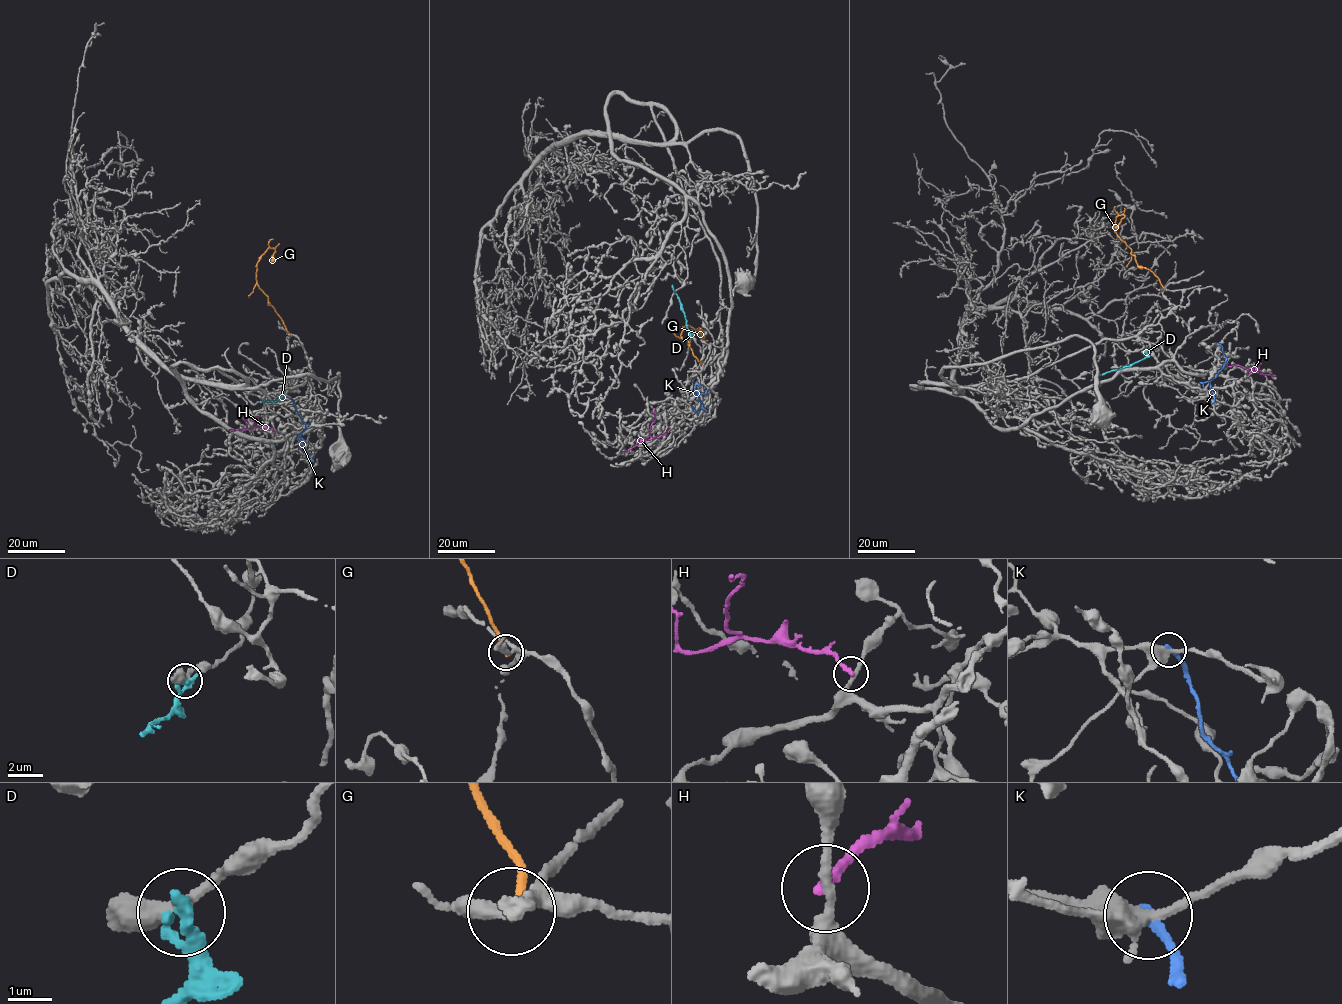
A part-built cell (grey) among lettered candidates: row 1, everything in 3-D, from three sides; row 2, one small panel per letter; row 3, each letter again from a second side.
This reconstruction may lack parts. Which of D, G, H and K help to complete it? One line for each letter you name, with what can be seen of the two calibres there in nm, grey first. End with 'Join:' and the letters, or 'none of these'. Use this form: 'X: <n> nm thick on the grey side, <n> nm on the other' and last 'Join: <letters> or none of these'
Join: none of these

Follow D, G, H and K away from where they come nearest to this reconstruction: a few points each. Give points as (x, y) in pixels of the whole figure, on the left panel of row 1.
D: (283, 392), (274, 402), (260, 402)
G: (289, 335), (256, 279), (259, 257), (269, 248), (275, 251), (271, 262)
H: (275, 433), (257, 426), (256, 417)
K: (291, 399), (306, 425), (297, 439), (313, 462)

